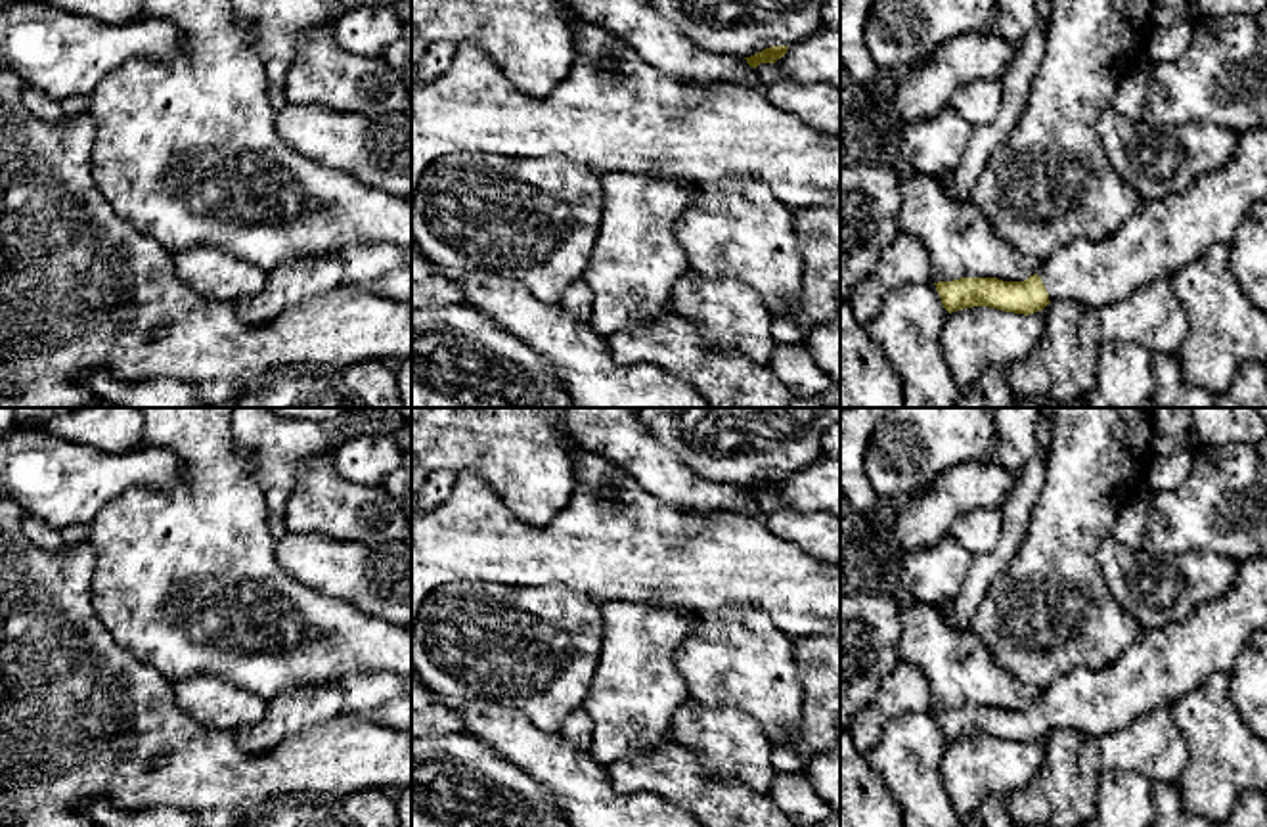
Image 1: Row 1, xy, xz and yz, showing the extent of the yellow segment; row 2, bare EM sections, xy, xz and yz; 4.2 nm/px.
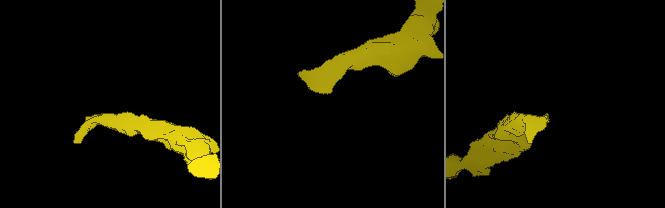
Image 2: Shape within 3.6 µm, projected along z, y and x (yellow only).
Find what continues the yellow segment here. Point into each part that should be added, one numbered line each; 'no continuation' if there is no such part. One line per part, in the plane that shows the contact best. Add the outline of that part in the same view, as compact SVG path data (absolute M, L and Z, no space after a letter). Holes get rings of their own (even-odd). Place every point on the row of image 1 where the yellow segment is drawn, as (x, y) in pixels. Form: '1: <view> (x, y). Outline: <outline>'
1: yz (1162, 236). Outline: M1267 126L1238 134L1234 155L1217 170L1192 180L1183 191L1148 199L1106 239L1078 239L1058 249L1035 274L1049 301L1072 299L1083 308L1125 299L1135 289L1171 279L1213 245L1231 245L1248 211L1267 201Z

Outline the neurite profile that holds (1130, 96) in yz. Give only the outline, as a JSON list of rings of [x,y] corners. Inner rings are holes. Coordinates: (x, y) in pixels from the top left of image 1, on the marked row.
[[[1139,65],[1127,73],[1114,94],[1112,109],[1129,121],[1141,121],[1145,117],[1143,107],[1148,94],[1148,80],[1150,65]]]

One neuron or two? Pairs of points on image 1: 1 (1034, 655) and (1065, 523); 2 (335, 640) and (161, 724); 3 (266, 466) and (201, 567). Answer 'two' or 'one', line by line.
1: one
2: two
3: two

